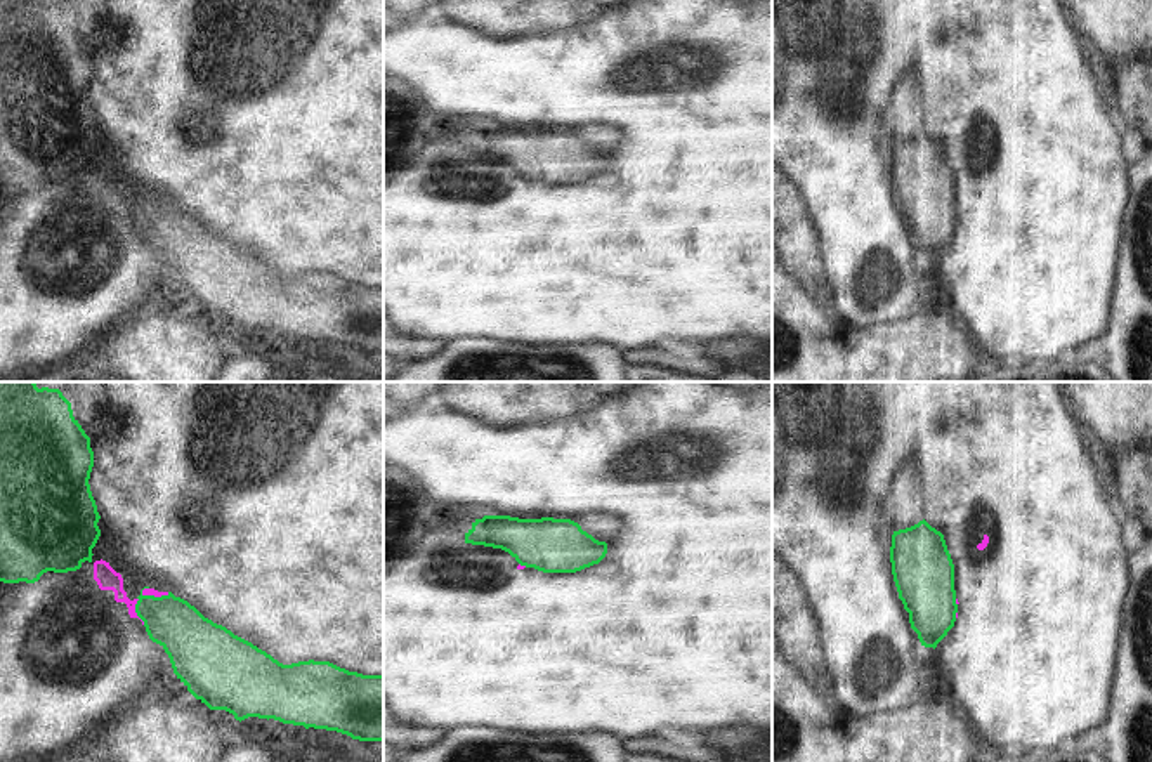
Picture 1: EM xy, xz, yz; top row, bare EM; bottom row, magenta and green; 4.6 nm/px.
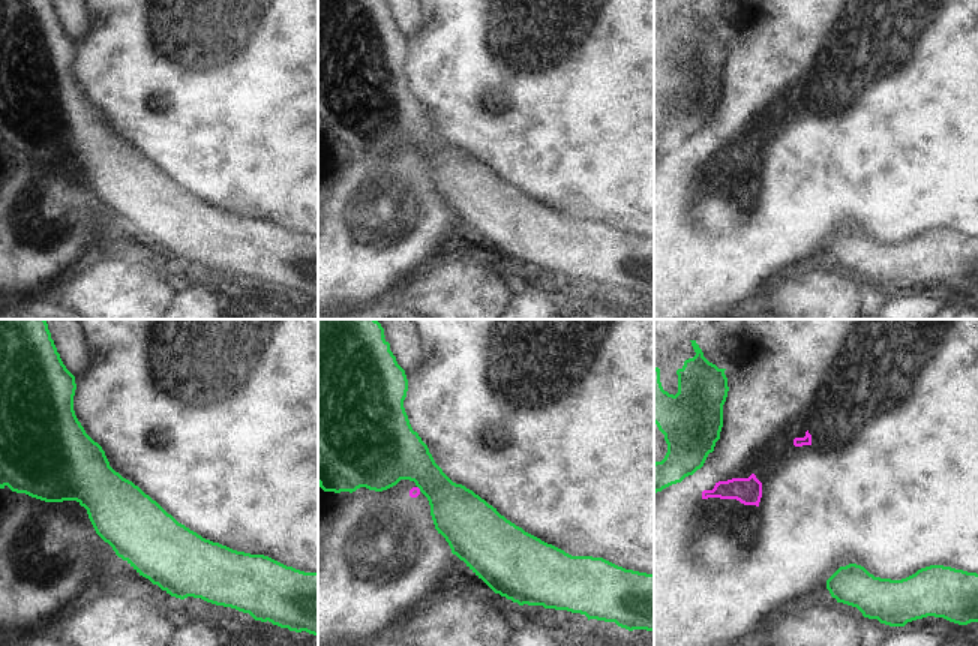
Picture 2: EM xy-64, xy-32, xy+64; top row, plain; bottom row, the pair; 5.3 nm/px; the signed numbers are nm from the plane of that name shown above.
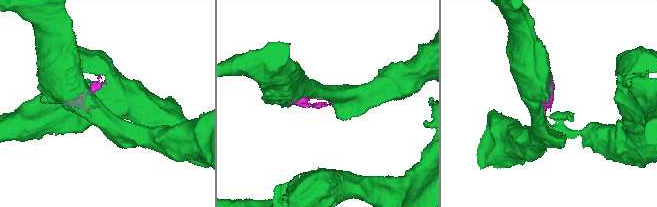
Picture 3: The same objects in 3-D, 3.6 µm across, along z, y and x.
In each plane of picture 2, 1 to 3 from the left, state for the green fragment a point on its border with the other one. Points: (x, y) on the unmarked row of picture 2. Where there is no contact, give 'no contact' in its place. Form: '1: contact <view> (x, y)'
1: no contact
2: contact xy-32 (419, 153)
3: no contact

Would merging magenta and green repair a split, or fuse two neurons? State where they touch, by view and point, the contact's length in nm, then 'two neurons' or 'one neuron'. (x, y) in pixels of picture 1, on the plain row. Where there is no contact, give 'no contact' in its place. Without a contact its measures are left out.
xy (134, 223) | 130 nm | two neurons

